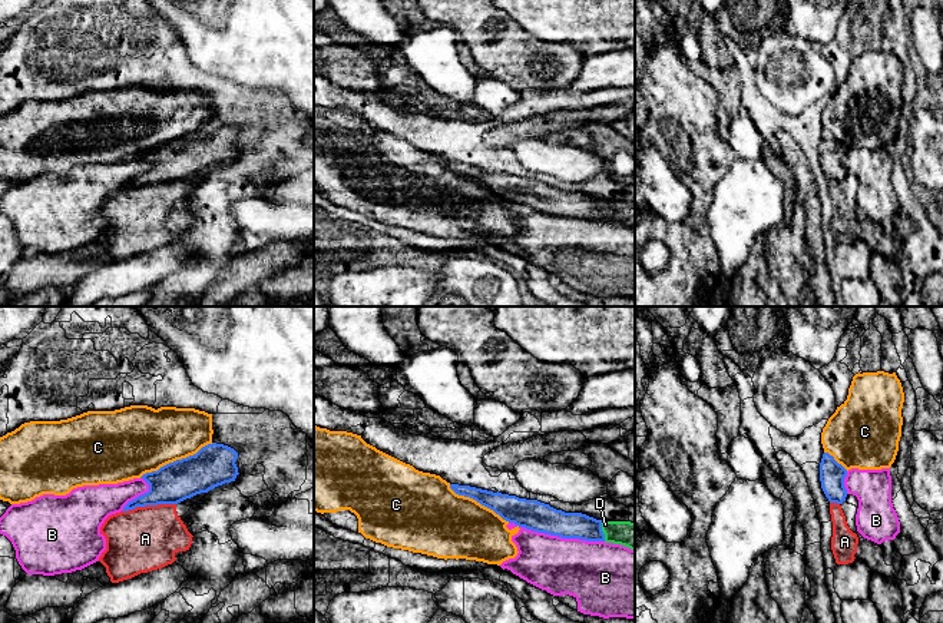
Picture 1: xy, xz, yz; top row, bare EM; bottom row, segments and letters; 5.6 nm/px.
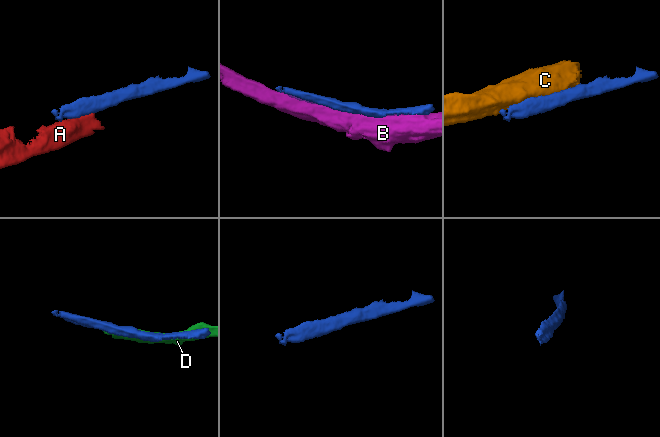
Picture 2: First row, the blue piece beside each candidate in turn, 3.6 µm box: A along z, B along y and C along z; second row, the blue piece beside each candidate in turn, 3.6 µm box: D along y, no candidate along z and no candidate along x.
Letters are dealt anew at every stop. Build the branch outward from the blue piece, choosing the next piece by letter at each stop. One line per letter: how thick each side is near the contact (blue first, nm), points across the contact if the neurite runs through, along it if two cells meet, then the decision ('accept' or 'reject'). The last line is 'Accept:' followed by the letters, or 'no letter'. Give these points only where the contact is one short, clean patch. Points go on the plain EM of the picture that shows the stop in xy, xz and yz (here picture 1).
A: calibres 220 and 360 nm; border xy (175, 182), (145, 184), (122, 191); reject
B: calibres 170 and 340 nm; reject
C: calibres 240 and 380 nm; reject
D: calibres 140 and 150 nm; reject
Accept: no letter

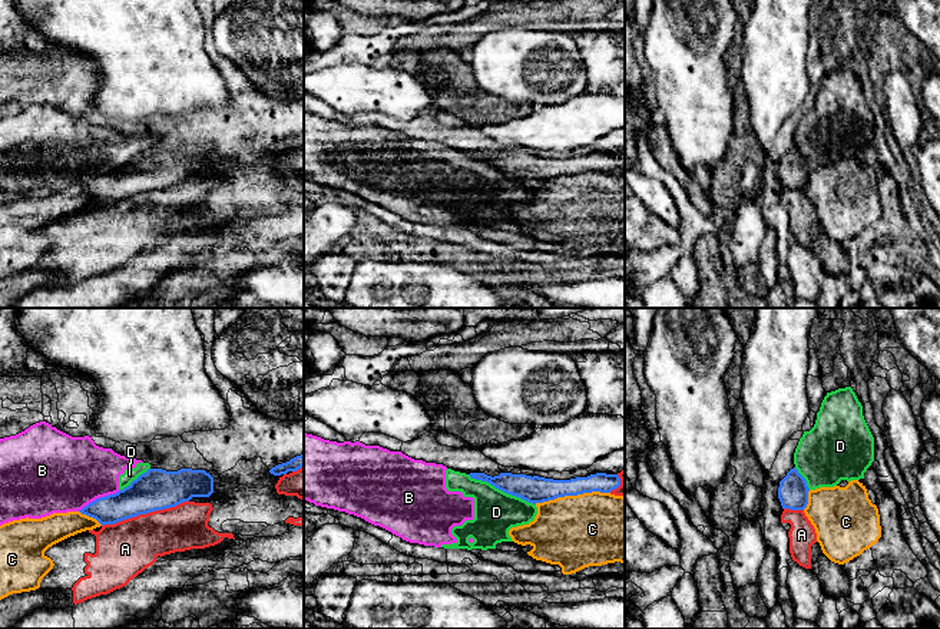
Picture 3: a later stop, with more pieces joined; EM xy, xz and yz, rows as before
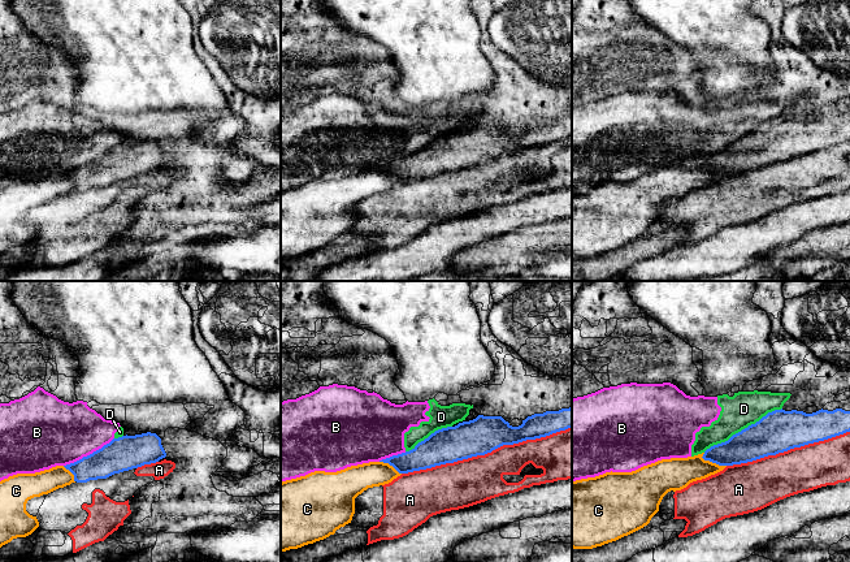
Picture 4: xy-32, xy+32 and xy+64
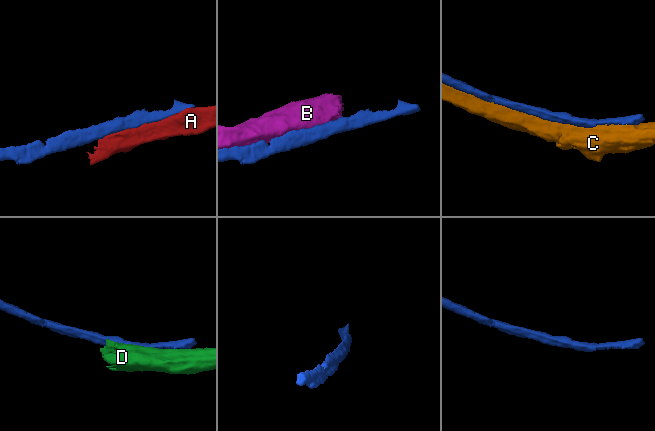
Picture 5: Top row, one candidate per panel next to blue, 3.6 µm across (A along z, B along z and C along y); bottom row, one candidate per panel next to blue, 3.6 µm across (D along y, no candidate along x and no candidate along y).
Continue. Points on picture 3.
A: calibres 240 and 320 nm; reject
B: calibres 200 and 440 nm; reject
C: calibres 150 and 420 nm; reject
D: calibres 150 and 240 nm; reject
Accept: no letter

